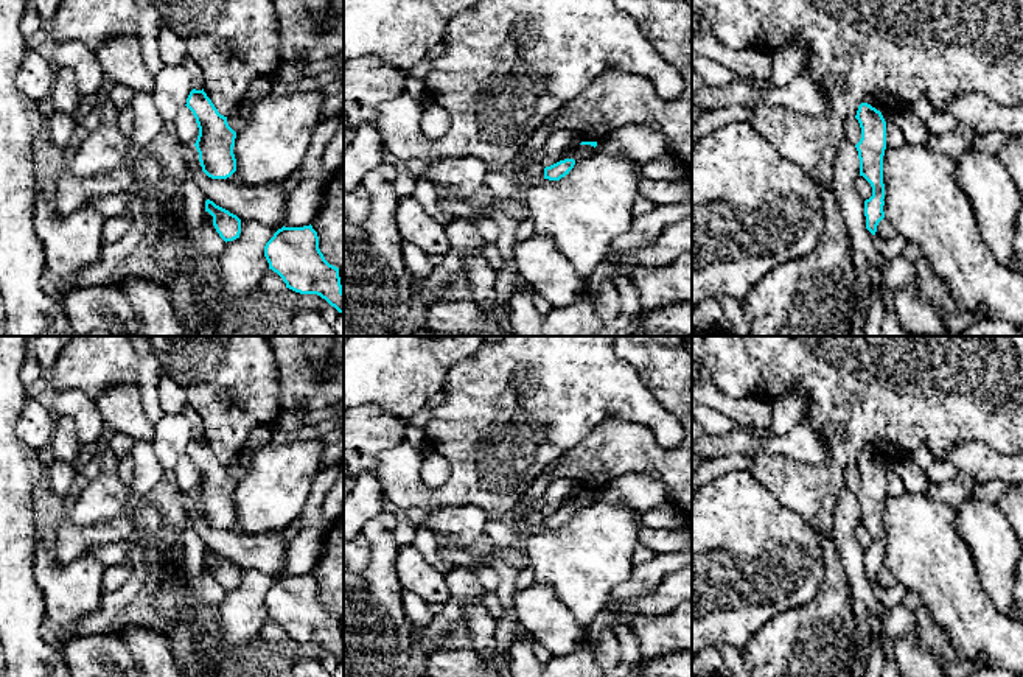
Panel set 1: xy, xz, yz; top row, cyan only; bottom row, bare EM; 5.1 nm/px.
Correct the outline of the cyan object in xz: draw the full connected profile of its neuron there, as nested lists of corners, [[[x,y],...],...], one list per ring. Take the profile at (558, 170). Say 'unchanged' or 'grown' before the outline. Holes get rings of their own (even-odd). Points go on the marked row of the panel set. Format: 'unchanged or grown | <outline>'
unchanged | [[[564,159],[564,160],[560,160],[560,162],[550,165],[550,167],[546,167],[544,168],[544,179],[560,181],[566,174],[569,174],[569,171],[574,168],[574,165],[575,165],[574,159]]]

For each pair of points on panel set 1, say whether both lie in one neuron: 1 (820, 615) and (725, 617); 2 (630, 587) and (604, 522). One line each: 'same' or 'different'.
1: different
2: different

